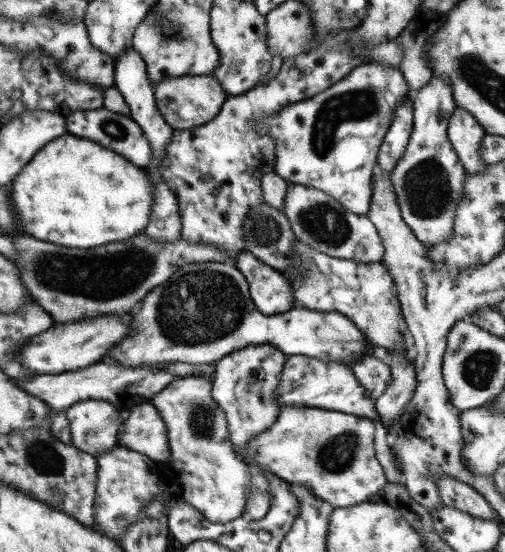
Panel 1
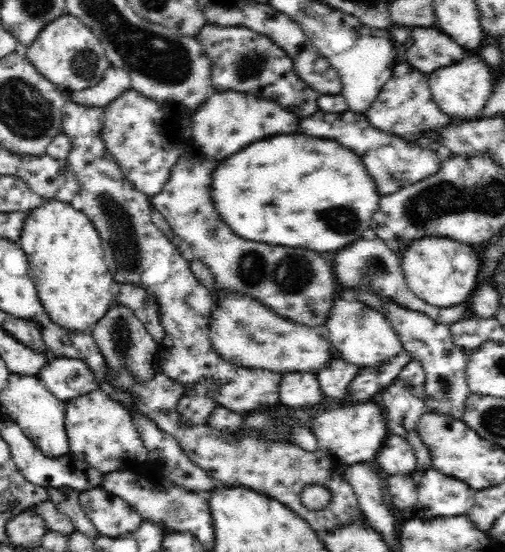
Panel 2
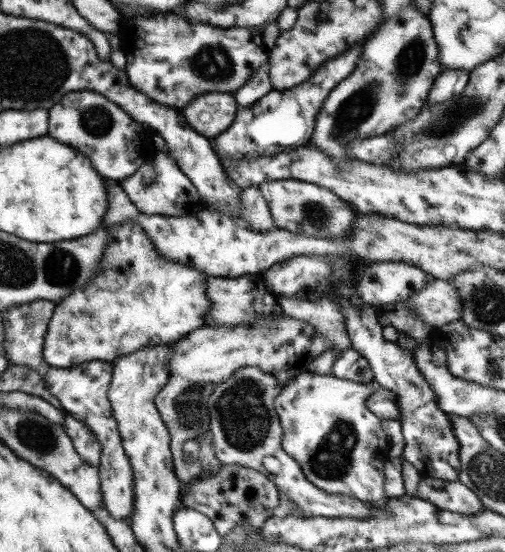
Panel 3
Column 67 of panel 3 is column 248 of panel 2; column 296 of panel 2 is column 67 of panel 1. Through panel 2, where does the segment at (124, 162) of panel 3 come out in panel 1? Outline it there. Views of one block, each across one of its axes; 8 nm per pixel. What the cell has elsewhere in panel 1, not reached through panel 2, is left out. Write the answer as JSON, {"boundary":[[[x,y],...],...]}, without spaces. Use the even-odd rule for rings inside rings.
{"boundary":[[[99,108],[99,110],[77,110],[77,112],[69,114],[65,120],[65,130],[69,134],[93,140],[105,148],[113,148],[113,150],[117,150],[117,154],[121,154],[125,160],[138,167],[147,166],[150,163],[152,152],[148,140],[130,117]]]}

